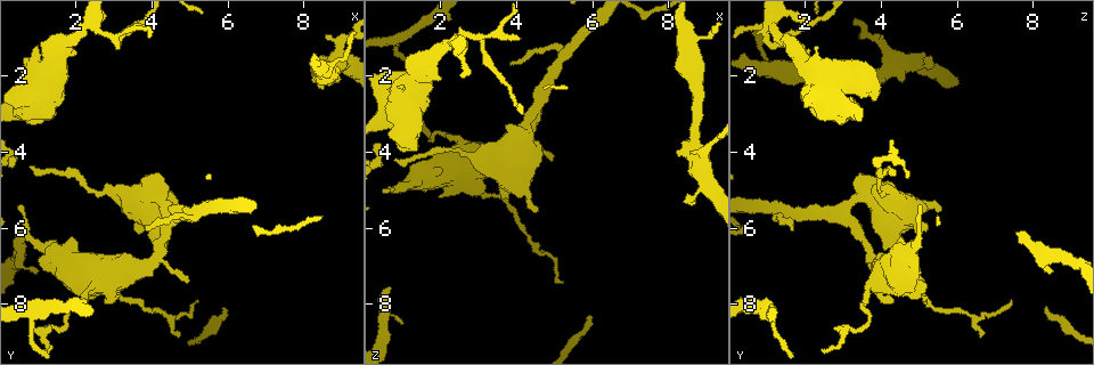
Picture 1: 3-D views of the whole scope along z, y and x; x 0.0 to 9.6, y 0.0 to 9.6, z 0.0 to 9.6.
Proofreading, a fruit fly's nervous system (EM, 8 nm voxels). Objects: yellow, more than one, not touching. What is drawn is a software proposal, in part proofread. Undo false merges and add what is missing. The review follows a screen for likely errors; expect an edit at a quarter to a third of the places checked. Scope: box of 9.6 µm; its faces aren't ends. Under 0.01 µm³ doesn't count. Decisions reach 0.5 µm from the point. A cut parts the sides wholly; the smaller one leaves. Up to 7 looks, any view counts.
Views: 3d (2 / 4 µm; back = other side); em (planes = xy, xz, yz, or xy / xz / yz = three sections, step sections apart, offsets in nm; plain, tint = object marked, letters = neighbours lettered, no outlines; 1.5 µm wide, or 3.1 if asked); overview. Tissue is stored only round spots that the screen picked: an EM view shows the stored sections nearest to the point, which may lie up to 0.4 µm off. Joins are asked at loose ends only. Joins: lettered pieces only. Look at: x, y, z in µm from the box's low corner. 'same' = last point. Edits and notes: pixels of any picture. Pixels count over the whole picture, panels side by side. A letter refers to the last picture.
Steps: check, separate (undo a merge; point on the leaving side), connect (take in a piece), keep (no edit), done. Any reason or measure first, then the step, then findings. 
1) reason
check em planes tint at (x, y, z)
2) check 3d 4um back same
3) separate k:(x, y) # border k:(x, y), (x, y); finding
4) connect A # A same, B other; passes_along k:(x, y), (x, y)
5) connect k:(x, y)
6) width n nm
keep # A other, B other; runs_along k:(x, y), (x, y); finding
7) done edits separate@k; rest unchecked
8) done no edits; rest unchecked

sudden change in width
check em yz step 4 tint at (4.20, 6.80, 3.80)

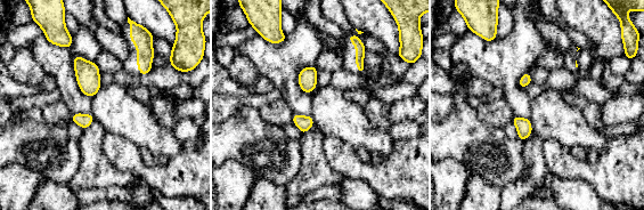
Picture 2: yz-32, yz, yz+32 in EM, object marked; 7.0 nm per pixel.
check em planes tint same

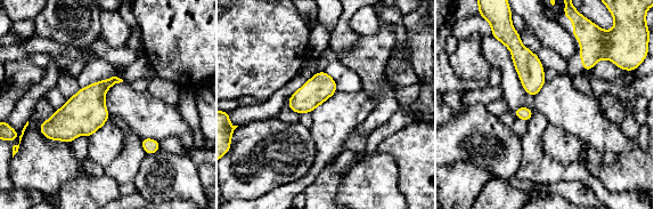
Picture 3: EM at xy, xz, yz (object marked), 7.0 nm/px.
check em planes letters same

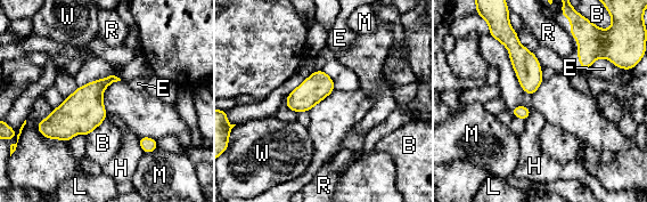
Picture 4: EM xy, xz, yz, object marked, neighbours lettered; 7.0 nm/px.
keep # B other, E other, H other, L other, M other, R other, W other; border 4:(138, 138), (139, 146), (144, 152); one neuron here

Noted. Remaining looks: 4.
calibre changes
check 3d 4um at (2.35, 7.65, 3.60)

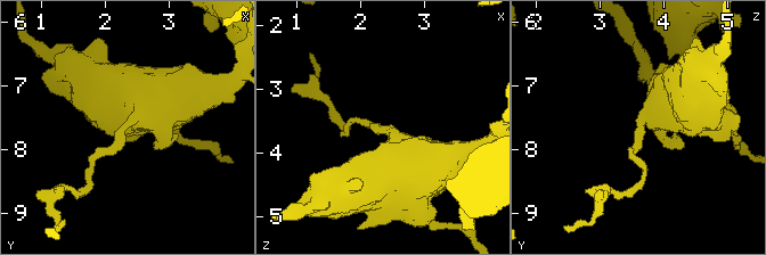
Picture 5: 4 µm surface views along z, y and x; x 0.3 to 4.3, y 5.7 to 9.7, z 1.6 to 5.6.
shape alone is not enough
check em planes tint at (2.30, 7.65, 3.60)

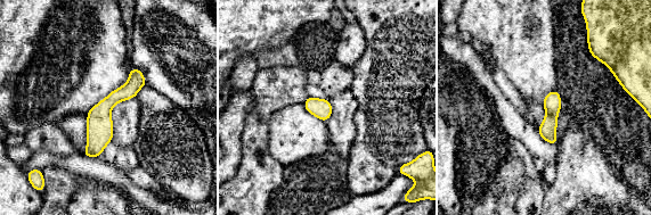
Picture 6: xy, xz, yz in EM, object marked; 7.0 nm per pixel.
check em planes letters same

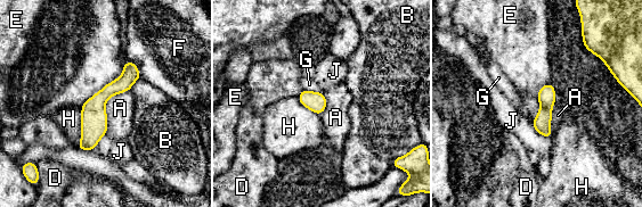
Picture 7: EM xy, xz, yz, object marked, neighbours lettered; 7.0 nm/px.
width 130 nm
keep # A other, B other, D other, E other, F other, G other, H other, J other; border 7:(129, 90), (106, 101), (105, 133); continuous, no second neuron

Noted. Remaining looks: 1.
done no edits; rest unchecked

